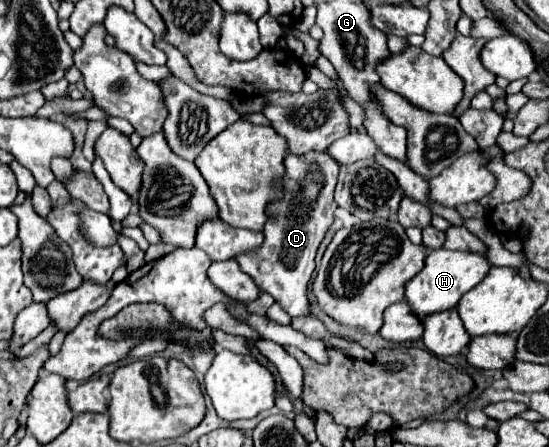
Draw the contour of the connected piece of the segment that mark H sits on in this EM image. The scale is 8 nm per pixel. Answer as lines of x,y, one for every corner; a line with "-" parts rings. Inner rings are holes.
430,249
426,253
426,261
424,261
424,269
412,277
406,287
404,287
404,295
406,301
410,305
410,309
424,319
426,315
432,313
440,313
446,309
452,309
458,305
460,297
470,291
472,287
476,287
488,273
490,263
486,261
486,257
480,257
476,253
466,253
466,251
448,251
448,249

